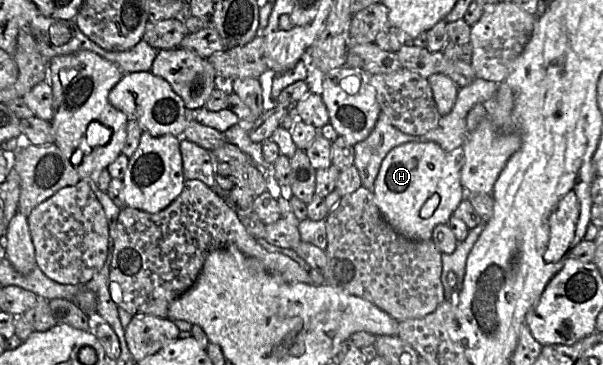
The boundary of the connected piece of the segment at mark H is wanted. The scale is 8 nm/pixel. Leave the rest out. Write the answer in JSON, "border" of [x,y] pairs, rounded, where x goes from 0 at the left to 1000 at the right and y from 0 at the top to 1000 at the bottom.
{"border":[[[675,389],[640,425],[620,501],[622,556],[642,608],[665,644],[690,660],[716,655],[716,636],[726,614],[743,614],[746,595],[773,542],[765,501],[765,466],[760,460],[758,422],[738,414],[721,389]]]}

